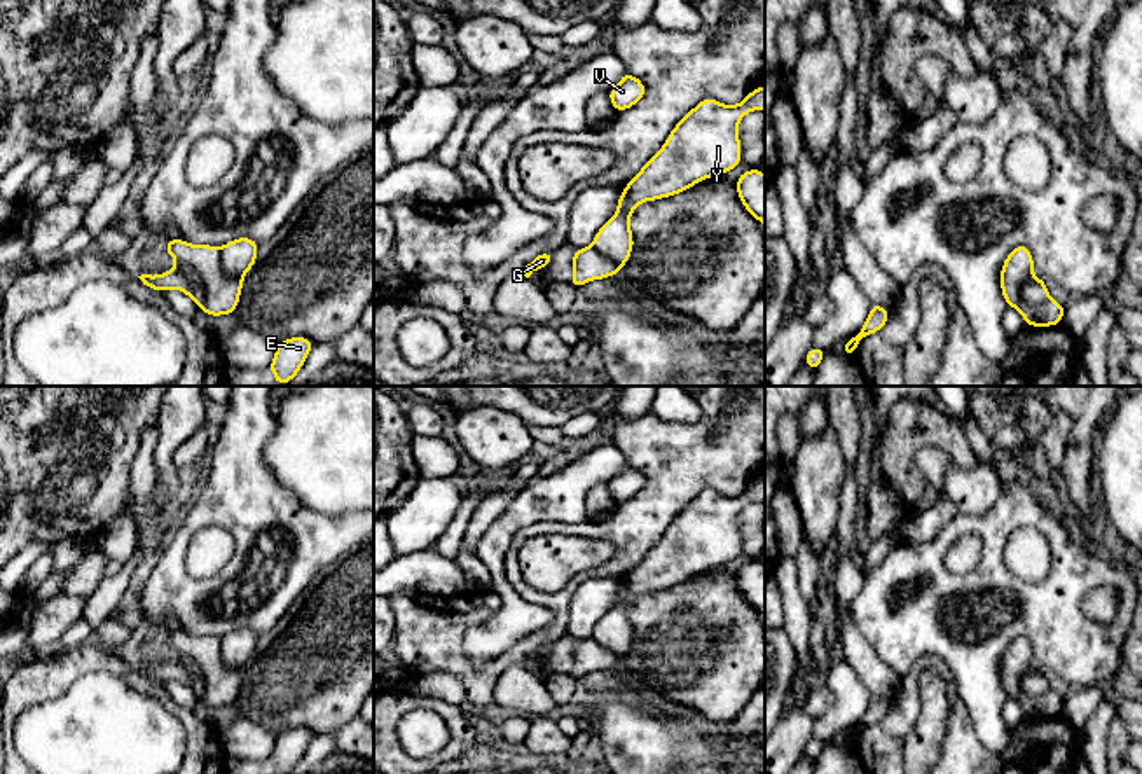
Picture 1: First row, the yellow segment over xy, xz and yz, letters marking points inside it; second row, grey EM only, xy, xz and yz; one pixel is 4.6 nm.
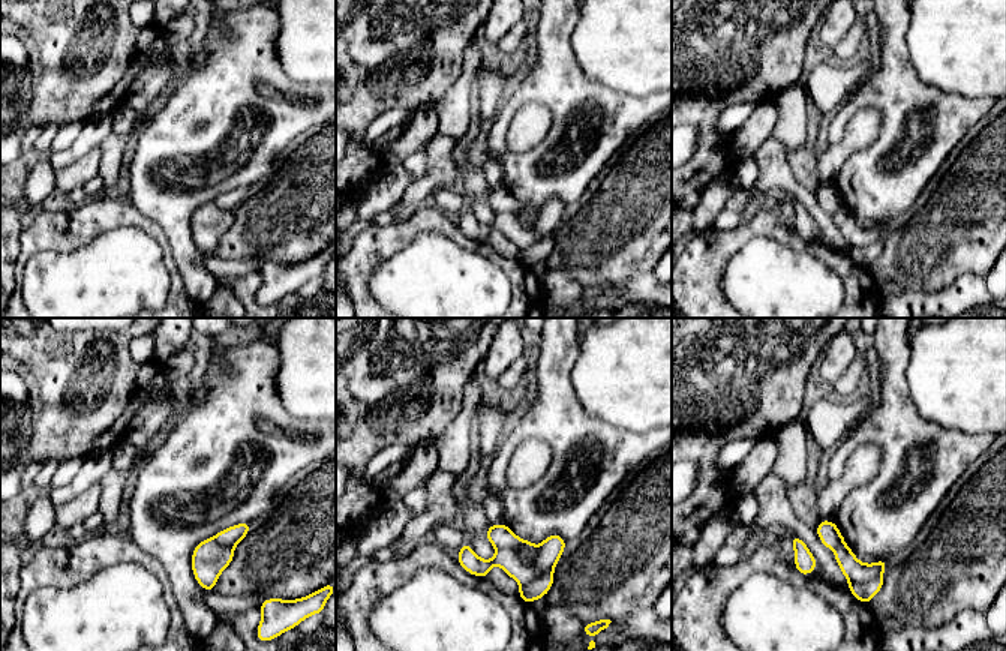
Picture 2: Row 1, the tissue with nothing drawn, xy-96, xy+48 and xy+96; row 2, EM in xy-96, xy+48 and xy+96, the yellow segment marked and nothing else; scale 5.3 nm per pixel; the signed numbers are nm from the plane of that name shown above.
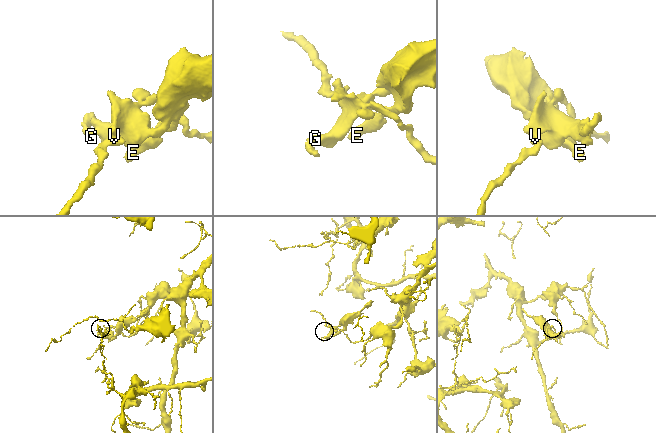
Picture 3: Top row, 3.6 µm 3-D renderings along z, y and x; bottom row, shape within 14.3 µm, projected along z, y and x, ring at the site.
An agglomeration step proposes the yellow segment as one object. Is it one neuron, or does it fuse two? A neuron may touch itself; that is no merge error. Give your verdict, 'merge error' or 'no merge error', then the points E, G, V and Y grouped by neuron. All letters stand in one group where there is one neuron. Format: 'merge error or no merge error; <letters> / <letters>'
merge error; E V Y / G

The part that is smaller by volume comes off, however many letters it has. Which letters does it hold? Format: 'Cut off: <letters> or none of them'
Cut off: E, V, Y

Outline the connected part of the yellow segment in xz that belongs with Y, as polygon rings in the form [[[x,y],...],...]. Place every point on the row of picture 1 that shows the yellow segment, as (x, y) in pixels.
[[[758,86],[739,105],[702,100],[671,131],[662,149],[639,169],[618,197],[616,213],[595,232],[592,248],[620,269],[630,259],[630,215],[644,201],[664,199],[740,166],[740,119],[765,110]]]

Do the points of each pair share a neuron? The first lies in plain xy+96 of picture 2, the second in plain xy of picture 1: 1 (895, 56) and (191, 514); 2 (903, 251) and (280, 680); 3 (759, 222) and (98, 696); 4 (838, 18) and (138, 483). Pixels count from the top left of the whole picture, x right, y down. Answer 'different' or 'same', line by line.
1: same
2: same
3: different
4: different

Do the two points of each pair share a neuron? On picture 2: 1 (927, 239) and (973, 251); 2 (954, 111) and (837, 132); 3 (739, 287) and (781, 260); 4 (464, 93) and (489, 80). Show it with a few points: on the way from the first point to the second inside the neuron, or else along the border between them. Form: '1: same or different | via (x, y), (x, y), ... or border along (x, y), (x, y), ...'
1: same | via (939, 239), (961, 239)
2: same | via (922, 99), (858, 101)
3: same | via (750, 284), (760, 281), (771, 270)
4: different | border along (483, 65), (476, 83), (474, 107)

